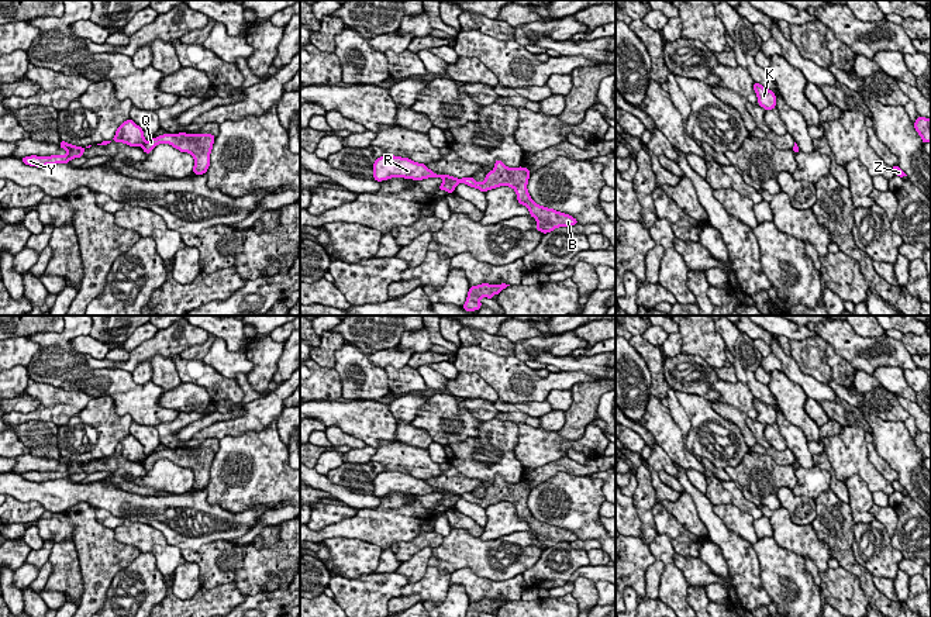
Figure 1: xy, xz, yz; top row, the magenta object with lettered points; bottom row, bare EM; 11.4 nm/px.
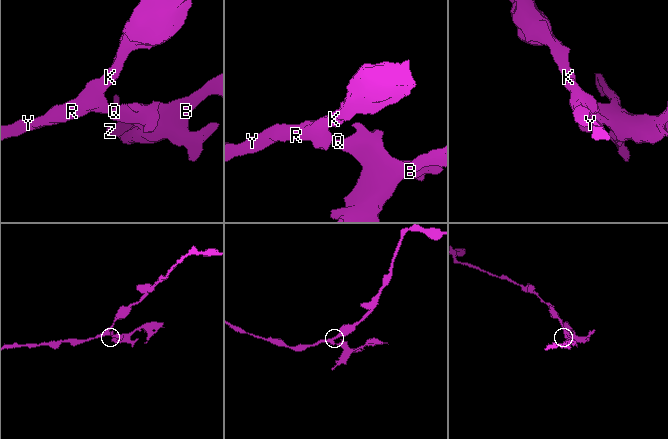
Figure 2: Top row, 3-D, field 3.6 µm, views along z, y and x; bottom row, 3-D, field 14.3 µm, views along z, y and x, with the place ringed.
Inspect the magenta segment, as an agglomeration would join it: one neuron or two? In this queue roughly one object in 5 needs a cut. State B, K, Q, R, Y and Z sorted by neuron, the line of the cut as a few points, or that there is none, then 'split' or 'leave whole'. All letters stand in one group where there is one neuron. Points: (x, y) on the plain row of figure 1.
B Q Z / K R Y; cut in xy along (145, 458), (142, 462); split

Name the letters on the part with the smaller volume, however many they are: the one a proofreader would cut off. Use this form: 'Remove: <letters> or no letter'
Remove: B, Q, Z

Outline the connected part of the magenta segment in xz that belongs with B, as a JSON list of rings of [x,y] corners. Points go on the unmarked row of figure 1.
[[[496,475],[494,485],[486,489],[486,494],[482,499],[477,499],[473,493],[462,493],[461,497],[483,509],[499,501],[513,503],[518,518],[528,523],[530,531],[537,535],[535,544],[542,549],[551,548],[558,542],[576,541],[577,535],[572,531],[538,521],[531,514],[527,506],[530,490],[527,483],[507,483],[500,475]]]

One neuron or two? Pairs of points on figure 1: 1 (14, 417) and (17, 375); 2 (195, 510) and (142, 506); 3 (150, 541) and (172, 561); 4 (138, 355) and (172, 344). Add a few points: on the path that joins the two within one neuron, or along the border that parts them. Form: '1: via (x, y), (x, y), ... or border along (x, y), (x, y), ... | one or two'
1: border along (28, 385), (24, 389) | two
2: via (182, 509), (155, 509) | one
3: via (155, 544), (166, 555) | one
4: via (147, 350), (164, 344) | one

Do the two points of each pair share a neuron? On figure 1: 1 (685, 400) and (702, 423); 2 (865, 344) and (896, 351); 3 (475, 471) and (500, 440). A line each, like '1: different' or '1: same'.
1: same
2: same
3: same

